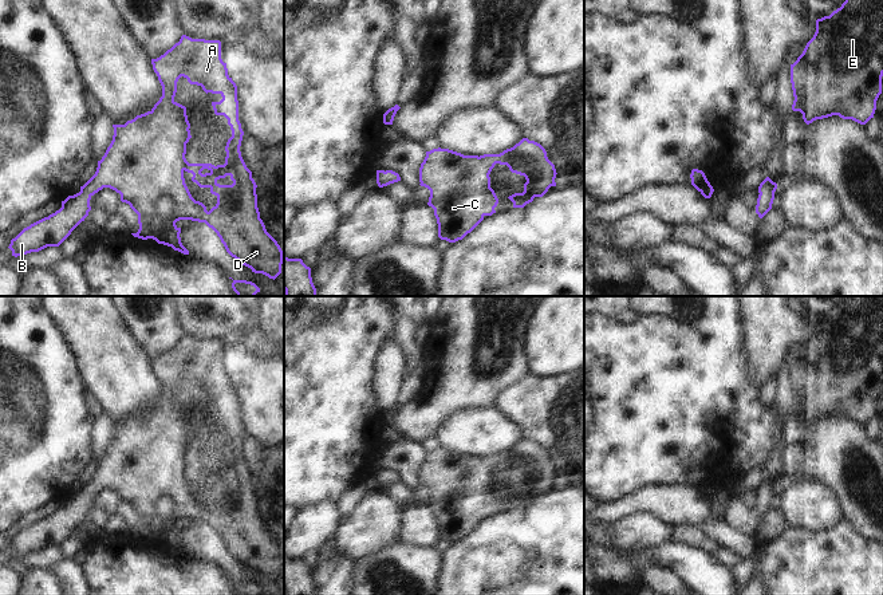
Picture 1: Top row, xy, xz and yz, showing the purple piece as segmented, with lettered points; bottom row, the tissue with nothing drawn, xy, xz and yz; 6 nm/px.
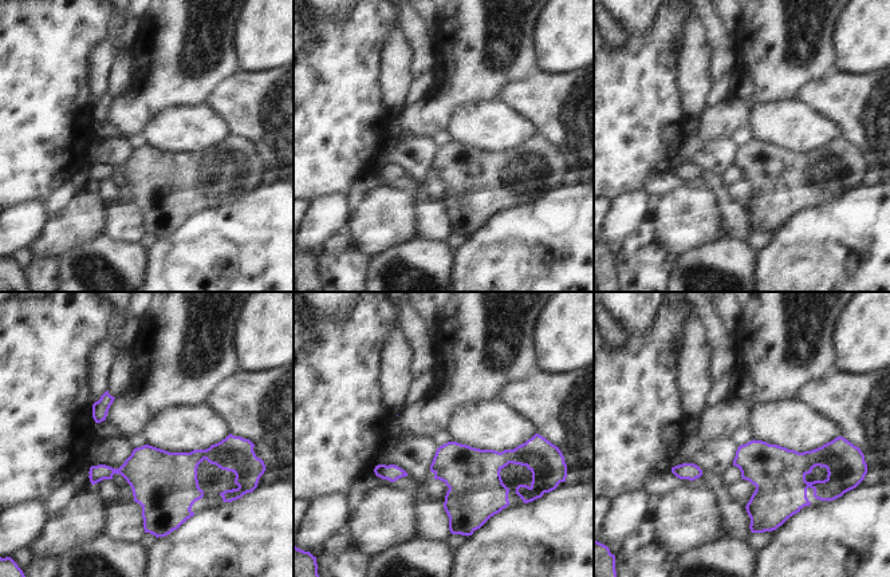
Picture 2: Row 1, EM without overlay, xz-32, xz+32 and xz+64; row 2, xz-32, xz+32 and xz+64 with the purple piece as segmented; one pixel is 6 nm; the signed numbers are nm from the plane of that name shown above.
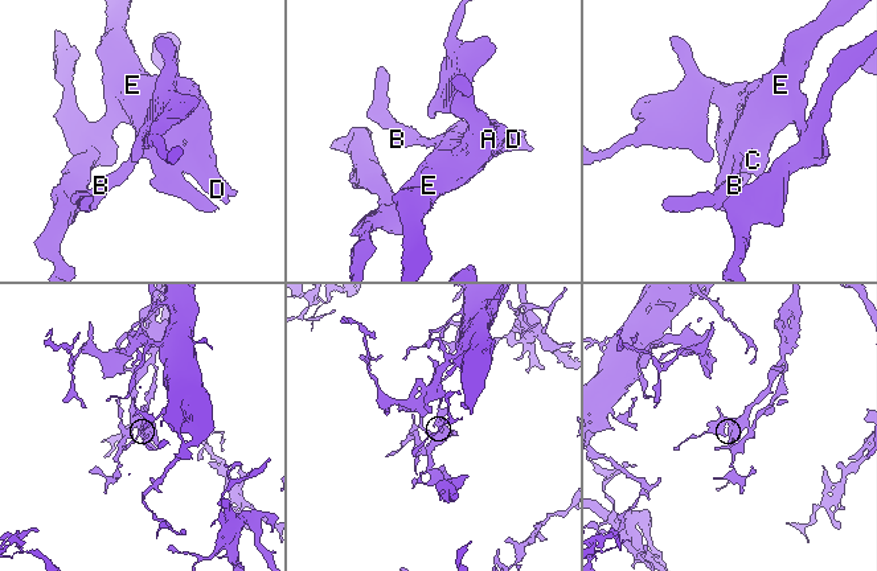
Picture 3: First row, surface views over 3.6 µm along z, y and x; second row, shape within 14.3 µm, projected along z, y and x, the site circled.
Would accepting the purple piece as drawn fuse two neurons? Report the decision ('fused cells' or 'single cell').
single cell

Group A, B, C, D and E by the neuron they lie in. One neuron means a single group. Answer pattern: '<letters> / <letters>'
A B C D E

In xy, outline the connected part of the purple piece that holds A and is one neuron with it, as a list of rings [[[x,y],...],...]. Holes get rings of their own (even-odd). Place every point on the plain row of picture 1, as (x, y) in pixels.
[[[182,335],[180,342],[157,359],[151,359],[153,370],[162,386],[162,397],[154,407],[125,425],[113,425],[114,436],[105,456],[98,461],[95,474],[80,486],[80,492],[62,501],[62,508],[29,527],[24,528],[11,540],[12,556],[23,556],[39,552],[47,547],[59,547],[71,532],[88,516],[91,497],[110,488],[121,494],[121,501],[130,505],[138,515],[139,529],[131,533],[134,537],[153,539],[158,544],[172,547],[184,555],[189,551],[181,543],[181,528],[176,525],[180,520],[205,523],[212,528],[226,552],[255,574],[263,574],[276,579],[281,574],[284,561],[283,551],[277,541],[267,532],[257,508],[256,482],[252,472],[247,468],[240,446],[244,432],[239,421],[237,386],[228,375],[226,363],[221,359],[221,342],[192,339]],[[184,377],[190,385],[201,386],[208,394],[220,394],[220,402],[212,402],[216,415],[224,415],[232,430],[228,440],[224,465],[189,464],[185,458],[186,444],[192,438],[186,407],[174,401],[177,382]],[[184,473],[192,473],[192,481],[200,488],[209,488],[217,497],[217,504],[208,512],[206,507],[196,501],[184,478]]]

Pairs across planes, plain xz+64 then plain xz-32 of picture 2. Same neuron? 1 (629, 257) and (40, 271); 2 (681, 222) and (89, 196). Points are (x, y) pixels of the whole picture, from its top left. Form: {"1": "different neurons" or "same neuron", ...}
{"1": "same neuron", "2": "same neuron"}

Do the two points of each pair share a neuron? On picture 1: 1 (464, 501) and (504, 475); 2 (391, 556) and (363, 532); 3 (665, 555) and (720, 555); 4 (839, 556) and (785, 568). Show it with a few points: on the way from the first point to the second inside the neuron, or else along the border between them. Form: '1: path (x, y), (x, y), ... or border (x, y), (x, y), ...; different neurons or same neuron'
1: path (473, 492), (481, 485), (495, 483); same neuron
2: border (397, 540), (355, 559); different neurons
3: border (710, 555), (730, 570); different neurons
4: path (826, 568), (799, 568); same neuron

